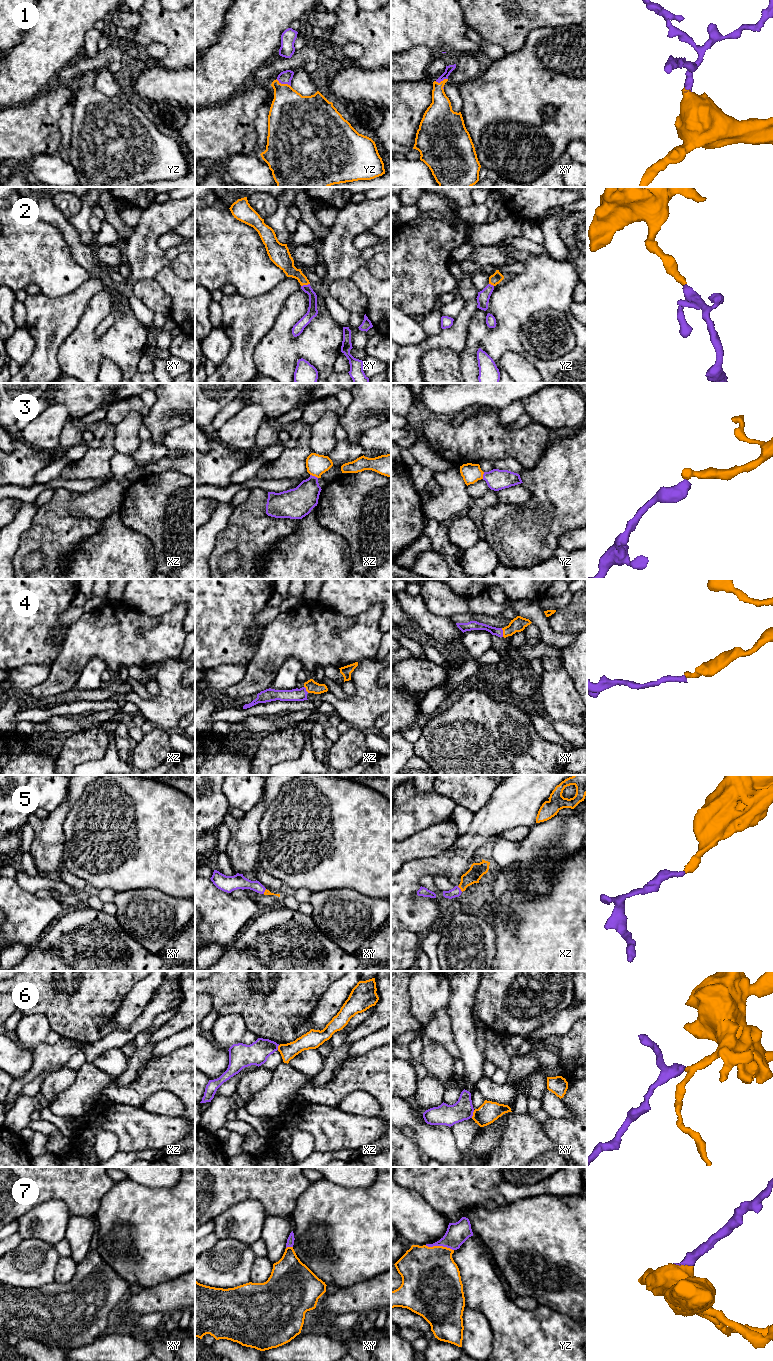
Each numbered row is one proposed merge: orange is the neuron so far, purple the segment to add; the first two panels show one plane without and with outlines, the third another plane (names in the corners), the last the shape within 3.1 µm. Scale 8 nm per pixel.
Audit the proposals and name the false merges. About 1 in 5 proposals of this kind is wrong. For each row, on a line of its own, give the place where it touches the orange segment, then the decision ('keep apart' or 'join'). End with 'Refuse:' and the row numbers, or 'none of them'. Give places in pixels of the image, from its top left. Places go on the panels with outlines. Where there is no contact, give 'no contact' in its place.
1: yz (283, 84) | join
2: xy (305, 284) | join
3: xz (314, 475) | join
4: xy (503, 632) | join
5: xz (460, 888) | join
6: xy (473, 1114) | keep apart
7: yz (439, 1246) | join
Refuse: 6

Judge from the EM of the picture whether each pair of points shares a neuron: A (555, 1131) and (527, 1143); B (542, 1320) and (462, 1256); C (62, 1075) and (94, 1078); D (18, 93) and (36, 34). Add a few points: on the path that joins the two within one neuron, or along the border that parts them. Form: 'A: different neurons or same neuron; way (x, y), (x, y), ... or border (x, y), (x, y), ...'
A: different neurons; border (541, 1124), (548, 1137)
B: same neuron; way (520, 1320), (480, 1282), (479, 1278)
C: different neurons; border (77, 1071), (74, 1082), (59, 1093)
D: same neuron; way (18, 78), (36, 59), (36, 49)

